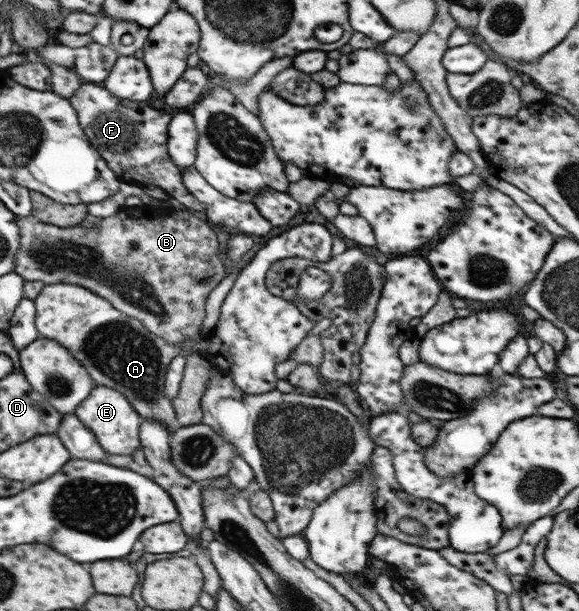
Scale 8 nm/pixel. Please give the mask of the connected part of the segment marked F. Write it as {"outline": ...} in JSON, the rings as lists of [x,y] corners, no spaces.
{"outline":[[[83,82],[82,85],[68,99],[77,112],[79,124],[83,133],[98,150],[103,161],[117,176],[120,182],[137,186],[153,185],[163,189],[171,198],[181,202],[188,210],[203,212],[204,206],[188,192],[182,181],[182,172],[171,162],[168,153],[168,126],[172,118],[172,111],[165,112],[155,108],[148,102],[132,102],[123,98],[116,98],[101,84]]]}

